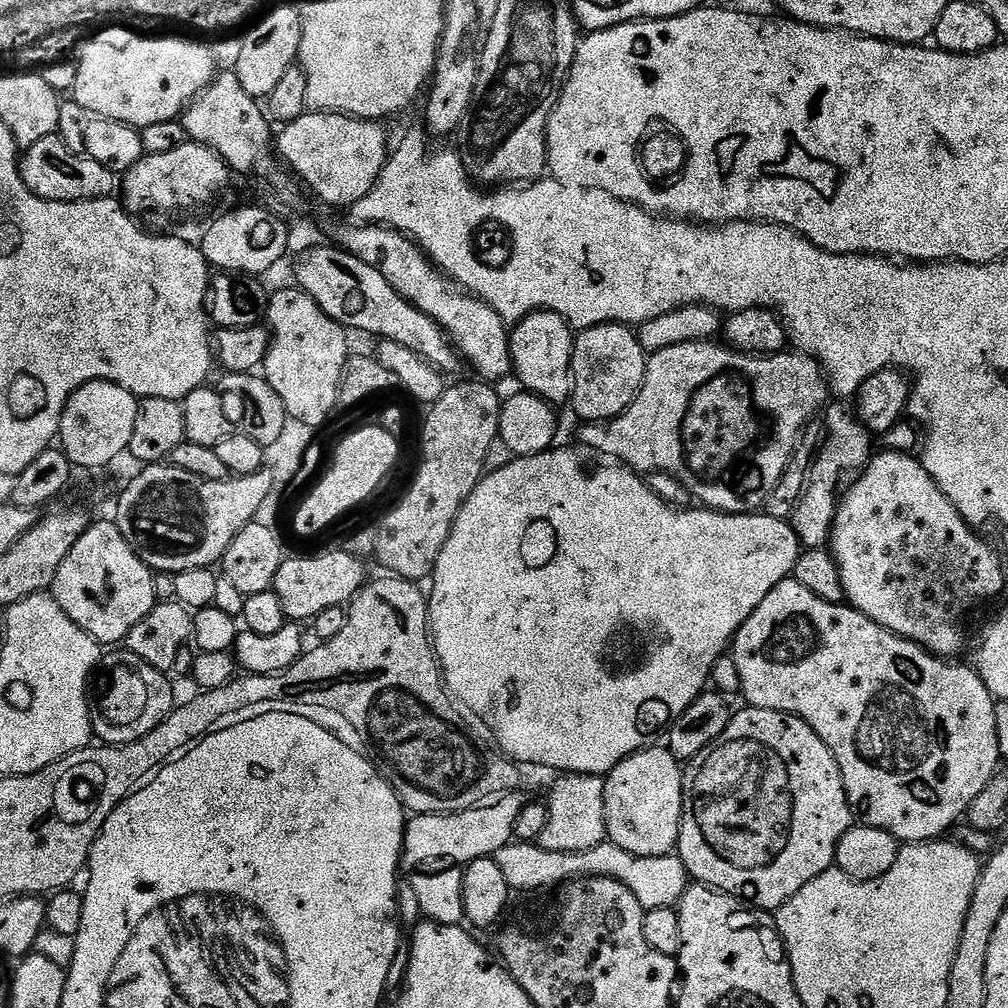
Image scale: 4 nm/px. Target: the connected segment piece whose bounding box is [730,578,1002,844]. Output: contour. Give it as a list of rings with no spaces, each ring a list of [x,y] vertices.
[[[795,578],[783,580],[750,614],[750,618],[737,631],[730,645],[731,659],[735,660],[740,675],[740,692],[747,703],[753,708],[789,712],[791,716],[802,718],[826,742],[826,746],[834,754],[840,767],[844,789],[848,795],[848,804],[853,813],[860,816],[865,825],[878,830],[886,830],[890,835],[904,844],[927,844],[941,839],[944,831],[955,828],[961,823],[968,807],[986,790],[986,786],[998,774],[996,768],[1002,763],[1000,747],[998,746],[998,730],[996,729],[997,701],[990,690],[982,682],[982,678],[971,667],[963,668],[960,662],[949,662],[947,659],[932,655],[921,644],[915,644],[901,636],[895,636],[890,630],[878,626],[861,612],[844,604],[831,604],[818,594],[810,594],[806,586],[802,586]]]

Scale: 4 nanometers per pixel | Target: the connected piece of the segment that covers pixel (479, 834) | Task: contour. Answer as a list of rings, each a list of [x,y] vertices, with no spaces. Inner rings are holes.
[[[519,791],[510,792],[481,804],[479,808],[467,808],[461,812],[425,812],[413,815],[404,826],[404,850],[400,853],[401,869],[412,874],[421,867],[419,864],[428,864],[431,860],[448,860],[444,862],[466,866],[487,856],[495,857],[502,850],[502,846],[513,843],[520,811],[526,805],[525,798],[520,795]]]

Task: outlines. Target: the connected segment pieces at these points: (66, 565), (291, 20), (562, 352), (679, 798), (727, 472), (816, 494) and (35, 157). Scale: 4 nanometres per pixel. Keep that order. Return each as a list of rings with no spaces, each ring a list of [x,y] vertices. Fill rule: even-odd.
[[[93,523],[85,530],[78,542],[62,558],[62,566],[58,566],[58,574],[54,578],[50,592],[55,596],[58,606],[74,621],[79,628],[86,630],[101,645],[116,646],[119,642],[127,641],[130,630],[150,614],[150,610],[156,607],[158,597],[156,597],[156,584],[154,573],[151,568],[147,568],[138,558],[138,554],[122,538],[122,534],[116,529],[115,523],[108,524]]]
[[[276,8],[265,20],[260,20],[244,36],[240,44],[240,53],[236,56],[234,71],[242,90],[257,98],[267,98],[277,88],[278,82],[297,63],[302,42],[301,9]]]
[[[531,312],[525,320],[519,320],[508,337],[508,350],[512,353],[515,379],[520,379],[519,387],[550,405],[567,405],[572,390],[572,351],[575,345],[574,330],[558,314]]]
[[[649,746],[643,752],[627,756],[604,780],[607,839],[642,858],[667,856],[677,851],[680,843],[680,819],[684,813],[684,773],[681,761],[675,760],[667,747]]]
[[[701,342],[699,344],[679,344],[663,348],[651,353],[647,357],[648,368],[644,371],[644,381],[640,387],[640,393],[634,398],[634,402],[621,416],[616,416],[607,422],[588,422],[583,425],[580,432],[580,440],[588,448],[593,448],[596,452],[601,452],[604,456],[613,456],[613,461],[627,466],[640,474],[649,472],[665,472],[671,476],[676,476],[690,490],[693,501],[699,502],[703,507],[712,509],[713,512],[727,512],[734,514],[756,514],[767,505],[770,494],[778,486],[778,482],[788,470],[788,465],[793,463],[792,451],[796,448],[796,443],[800,440],[800,431],[811,422],[817,419],[818,413],[829,403],[830,389],[825,377],[824,370],[820,364],[812,357],[801,354],[796,350],[785,350],[778,352],[774,356],[762,356],[759,354],[745,354],[737,352],[723,343]],[[716,436],[724,444],[732,444],[735,440],[752,440],[755,436],[768,436],[764,440],[761,448],[712,448]]]
[[[829,403],[823,409],[822,420],[823,416],[828,437],[825,438],[824,445],[821,446],[820,453],[812,464],[812,469],[810,467],[807,469],[804,492],[800,495],[800,501],[796,503],[796,509],[790,521],[794,534],[800,539],[801,549],[829,547],[832,538],[832,523],[836,517],[838,503],[836,487],[840,484],[840,476],[851,477],[859,473],[874,452],[873,437],[856,417],[851,403]]]
[[[53,134],[42,138],[42,142],[34,142],[34,146],[30,146],[23,155],[18,160],[20,177],[39,200],[76,204],[80,200],[102,200],[111,197],[115,188],[117,191],[117,173],[90,158],[74,154],[59,135]]]

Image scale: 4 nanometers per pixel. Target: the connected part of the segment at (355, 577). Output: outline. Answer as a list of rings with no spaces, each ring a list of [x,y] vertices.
[[[320,552],[317,556],[296,556],[286,558],[278,566],[274,590],[282,602],[282,610],[289,621],[311,621],[322,610],[330,610],[330,606],[344,606],[364,587],[363,559],[350,555],[349,552]]]

